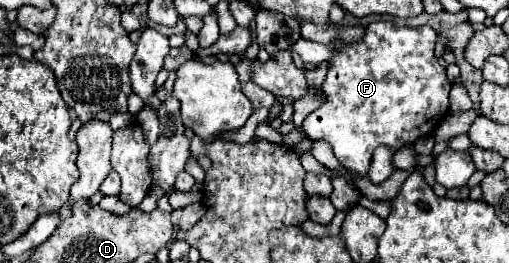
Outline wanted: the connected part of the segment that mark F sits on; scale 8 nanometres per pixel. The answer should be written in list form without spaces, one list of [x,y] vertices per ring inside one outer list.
[[[372,22],[364,28],[364,36],[360,42],[350,42],[350,44],[344,44],[344,42],[330,42],[328,46],[332,48],[332,60],[330,60],[330,66],[328,66],[328,74],[326,74],[326,80],[322,84],[322,92],[328,96],[326,104],[322,104],[320,108],[316,108],[302,124],[302,128],[306,128],[306,134],[310,140],[328,140],[332,150],[334,150],[334,156],[336,160],[346,168],[346,170],[352,170],[360,176],[368,176],[368,168],[370,168],[370,160],[372,160],[372,152],[384,144],[384,146],[398,146],[402,148],[402,144],[414,144],[416,138],[428,134],[428,132],[434,132],[436,124],[446,116],[448,112],[448,92],[450,92],[450,82],[446,78],[446,68],[440,66],[436,54],[434,54],[434,46],[436,46],[436,38],[438,34],[430,28],[430,26],[418,26],[418,28],[412,28],[412,26],[394,26],[392,22]]]

